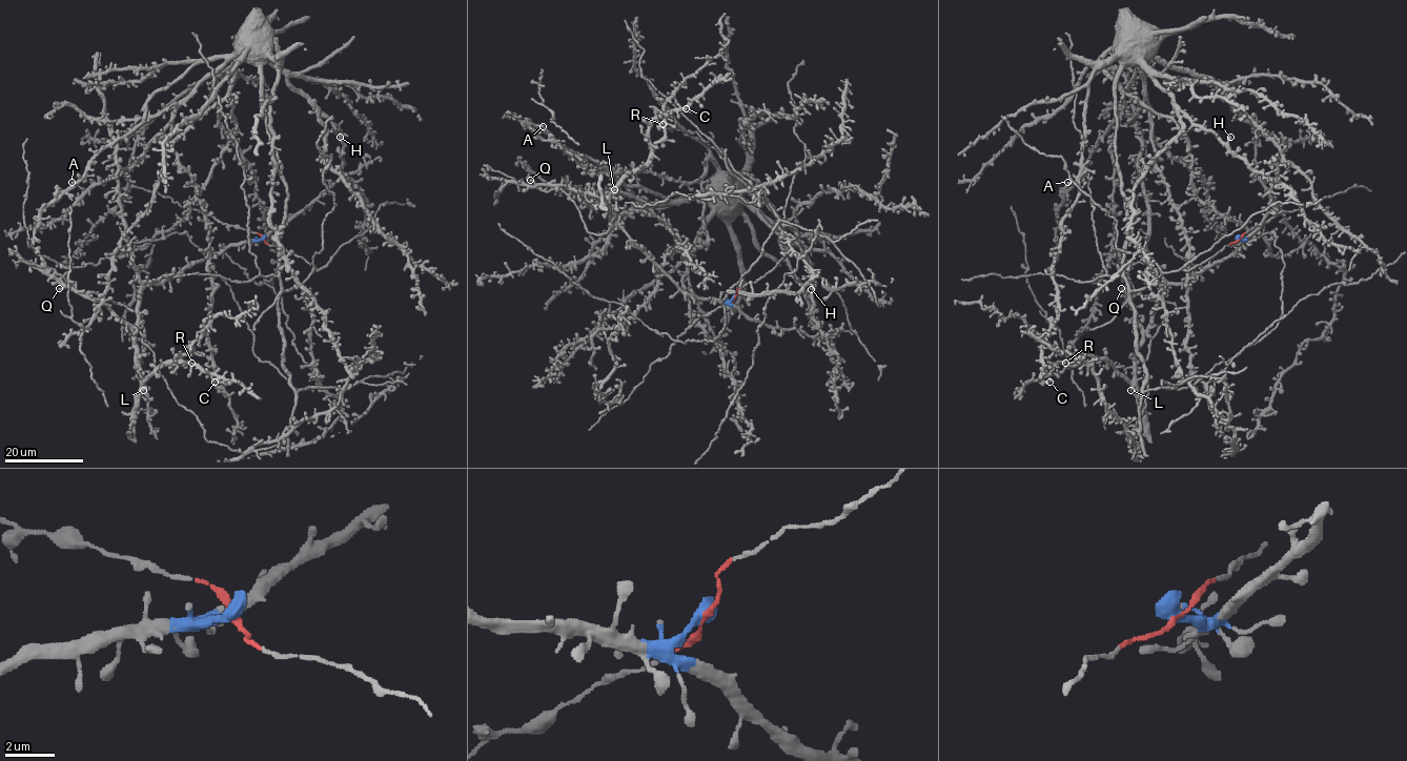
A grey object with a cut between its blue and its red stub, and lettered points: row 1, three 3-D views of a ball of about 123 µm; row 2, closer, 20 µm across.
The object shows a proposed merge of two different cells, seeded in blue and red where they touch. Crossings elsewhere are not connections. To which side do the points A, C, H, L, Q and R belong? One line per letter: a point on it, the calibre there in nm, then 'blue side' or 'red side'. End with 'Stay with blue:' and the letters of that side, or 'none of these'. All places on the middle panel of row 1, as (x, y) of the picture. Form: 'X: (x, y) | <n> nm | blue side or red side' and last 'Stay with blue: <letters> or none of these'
A: (543, 126) | 320 nm | red side
C: (686, 108) | 260 nm | blue side
H: (811, 289) | 440 nm | red side
L: (614, 189) | 280 nm | blue side
Q: (530, 180) | 200 nm | blue side
R: (663, 124) | 200 nm | blue side
Stay with blue: C, L, Q, R

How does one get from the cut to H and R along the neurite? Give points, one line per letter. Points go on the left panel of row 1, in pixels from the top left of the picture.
H: (263, 239), (318, 269), (282, 289), (287, 192), (262, 107), (262, 65), (271, 63), (343, 142), (341, 137)
R: (263, 239), (229, 244), (141, 291), (140, 376), (144, 381), (176, 360), (178, 365), (191, 363)

